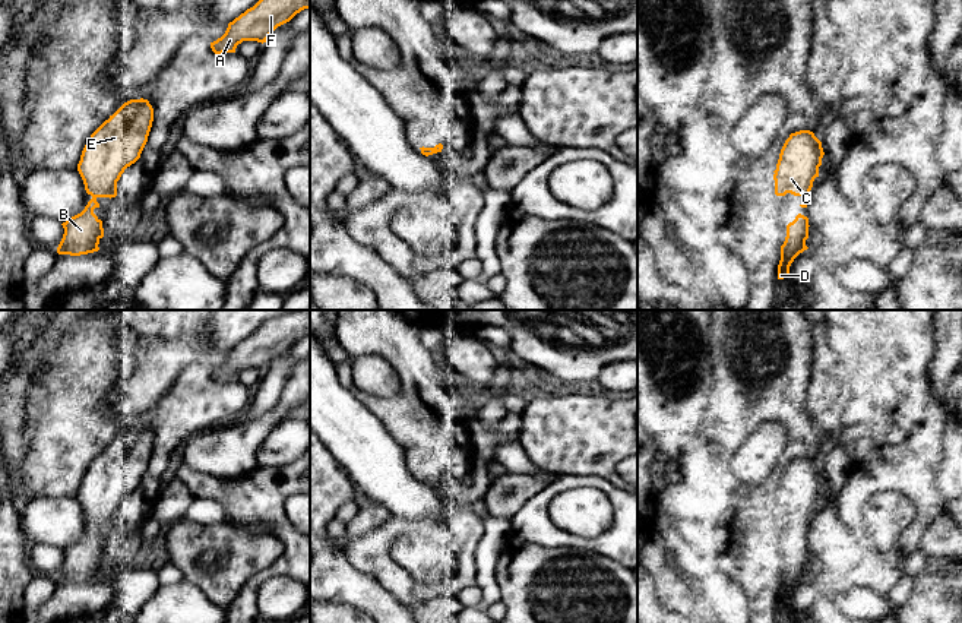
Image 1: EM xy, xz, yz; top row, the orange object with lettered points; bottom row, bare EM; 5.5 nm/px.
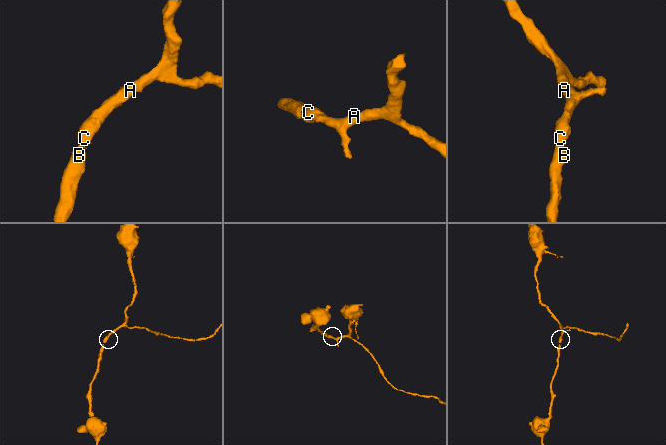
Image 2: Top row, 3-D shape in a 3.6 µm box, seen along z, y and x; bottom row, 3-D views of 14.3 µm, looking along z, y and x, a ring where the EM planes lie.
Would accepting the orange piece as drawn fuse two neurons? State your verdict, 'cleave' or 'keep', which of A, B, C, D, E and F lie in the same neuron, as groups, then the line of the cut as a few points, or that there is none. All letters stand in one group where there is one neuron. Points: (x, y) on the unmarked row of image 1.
keep; A B C D E F; no cut

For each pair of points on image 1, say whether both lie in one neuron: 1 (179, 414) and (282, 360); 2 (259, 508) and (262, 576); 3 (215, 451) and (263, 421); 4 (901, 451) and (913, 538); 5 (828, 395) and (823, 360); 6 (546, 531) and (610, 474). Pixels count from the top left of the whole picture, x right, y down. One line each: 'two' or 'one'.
1: two
2: one
3: one
4: one
5: one
6: two

